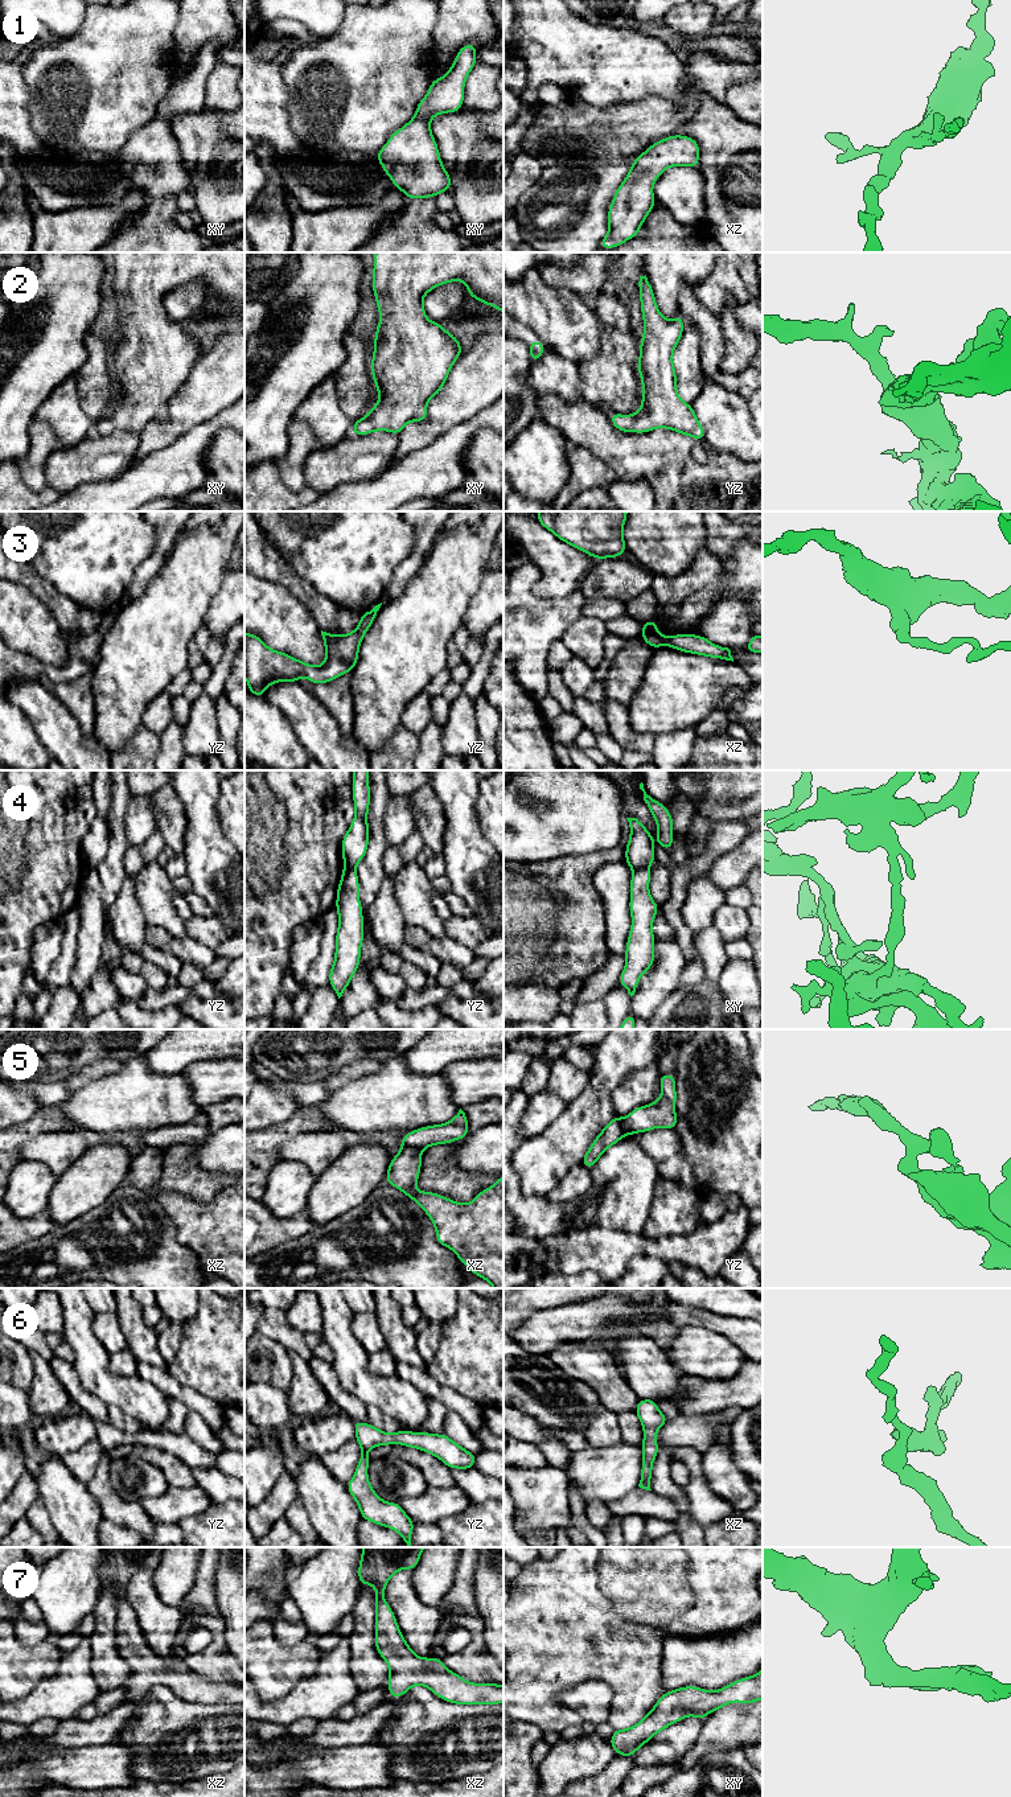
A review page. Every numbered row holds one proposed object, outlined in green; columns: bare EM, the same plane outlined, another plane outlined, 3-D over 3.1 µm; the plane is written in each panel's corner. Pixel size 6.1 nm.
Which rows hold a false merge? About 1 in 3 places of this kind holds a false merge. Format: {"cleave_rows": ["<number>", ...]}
{"cleave_rows": ["3", "4", "5"]}

